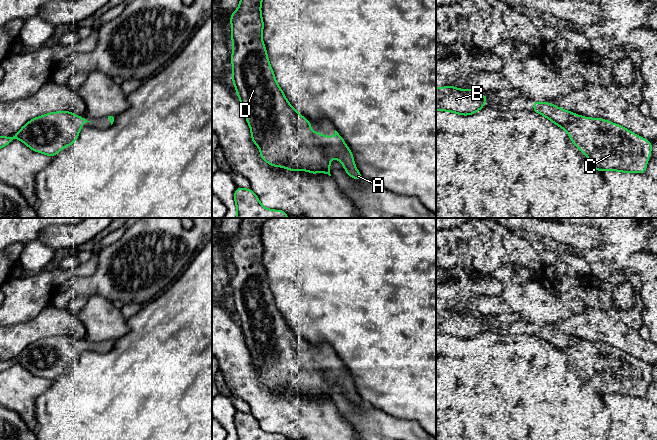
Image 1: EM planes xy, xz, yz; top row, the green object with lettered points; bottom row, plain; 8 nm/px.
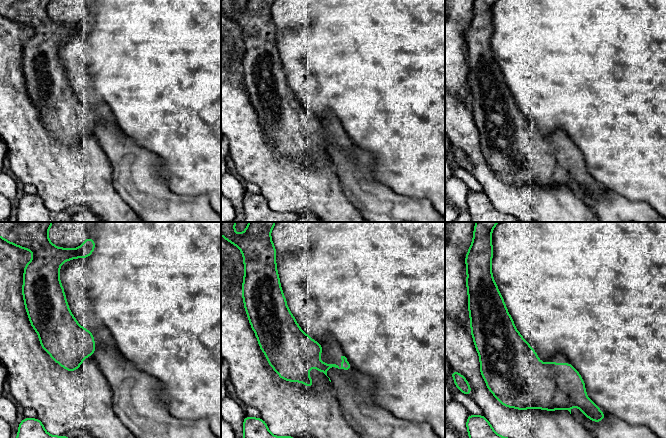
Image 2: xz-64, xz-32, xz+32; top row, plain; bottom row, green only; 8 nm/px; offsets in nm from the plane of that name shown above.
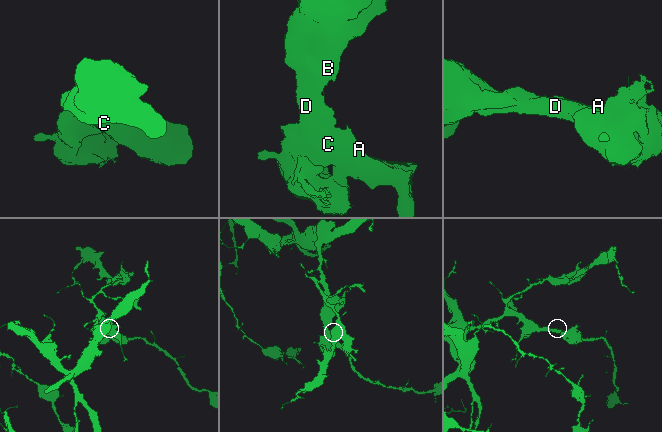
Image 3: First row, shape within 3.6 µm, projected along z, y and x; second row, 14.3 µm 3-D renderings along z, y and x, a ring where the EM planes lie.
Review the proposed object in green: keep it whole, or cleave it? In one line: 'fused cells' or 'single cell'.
single cell

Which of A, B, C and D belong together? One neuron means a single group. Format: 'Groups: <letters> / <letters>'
Groups: A B C D

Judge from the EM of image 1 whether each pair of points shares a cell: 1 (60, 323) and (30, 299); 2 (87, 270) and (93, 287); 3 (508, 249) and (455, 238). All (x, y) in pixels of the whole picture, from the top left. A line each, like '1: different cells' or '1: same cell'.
1: different cells
2: different cells
3: same cell

